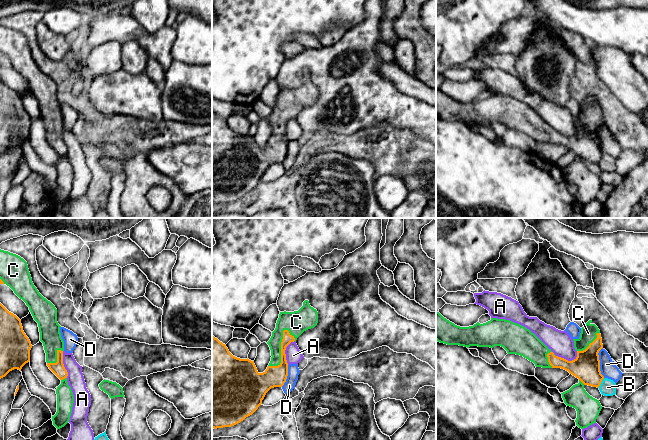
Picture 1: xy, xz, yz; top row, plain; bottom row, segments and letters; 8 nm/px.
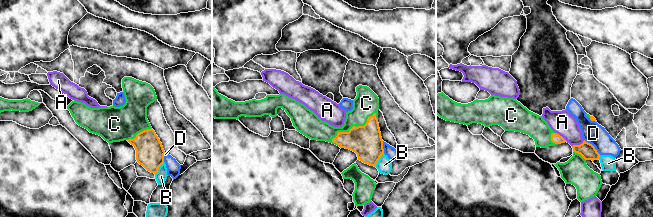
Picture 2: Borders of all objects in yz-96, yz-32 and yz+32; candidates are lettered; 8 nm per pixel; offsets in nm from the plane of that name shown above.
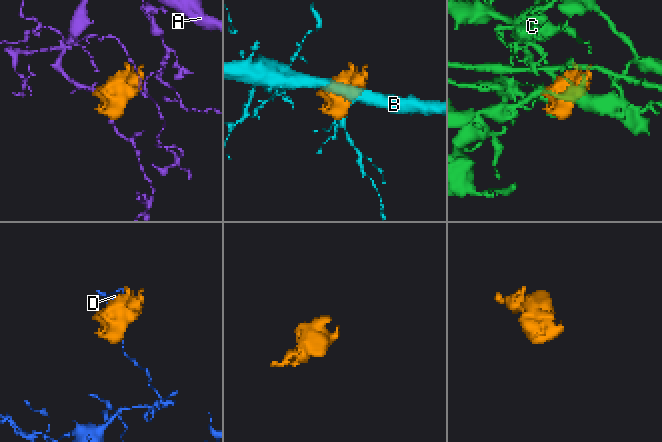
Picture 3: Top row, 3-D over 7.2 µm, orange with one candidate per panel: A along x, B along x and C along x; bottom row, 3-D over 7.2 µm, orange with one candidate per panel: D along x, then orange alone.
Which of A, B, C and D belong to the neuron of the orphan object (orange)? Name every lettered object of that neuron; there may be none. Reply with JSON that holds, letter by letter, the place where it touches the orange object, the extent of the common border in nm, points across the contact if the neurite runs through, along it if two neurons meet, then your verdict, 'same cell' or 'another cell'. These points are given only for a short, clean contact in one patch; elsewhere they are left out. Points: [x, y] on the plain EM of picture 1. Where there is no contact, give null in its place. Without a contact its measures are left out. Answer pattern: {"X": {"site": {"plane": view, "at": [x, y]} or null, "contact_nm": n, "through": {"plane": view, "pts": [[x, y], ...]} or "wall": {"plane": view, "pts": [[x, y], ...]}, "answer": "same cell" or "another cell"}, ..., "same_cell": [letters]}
{"A": {"site": {"plane": "yz", "at": [567, 136]}, "contact_nm": 180, "wall": {"plane": "yz", "pts": [[577, 127], [577, 131], [571, 136], [566, 136], [556, 131]]}, "answer": "another cell"}, "B": {"site": {"plane": "yz", "at": [600, 159]}, "contact_nm": 90, "answer": "another cell"}, "C": {"site": {"plane": "xz", "at": [281, 127]}, "contact_nm": 340, "answer": "same cell"}, "D": {"site": {"plane": "yz", "at": [599, 138]}, "contact_nm": 240, "answer": "another cell"}, "same_cell": ["C"]}

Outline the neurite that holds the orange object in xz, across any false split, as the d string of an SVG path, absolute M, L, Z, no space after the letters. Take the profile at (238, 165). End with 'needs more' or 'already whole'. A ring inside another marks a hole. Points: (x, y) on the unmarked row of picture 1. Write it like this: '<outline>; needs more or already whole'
M305 76L303 82L294 88L280 88L276 99L276 104L267 120L271 126L271 137L263 149L259 149L254 137L240 135L233 132L225 120L212 112L212 204L223 204L234 202L246 193L252 191L262 180L266 169L274 163L282 163L288 152L288 139L285 126L291 118L296 118L297 114L306 106L314 104L318 99L318 88L310 82L309 77Z; needs more

